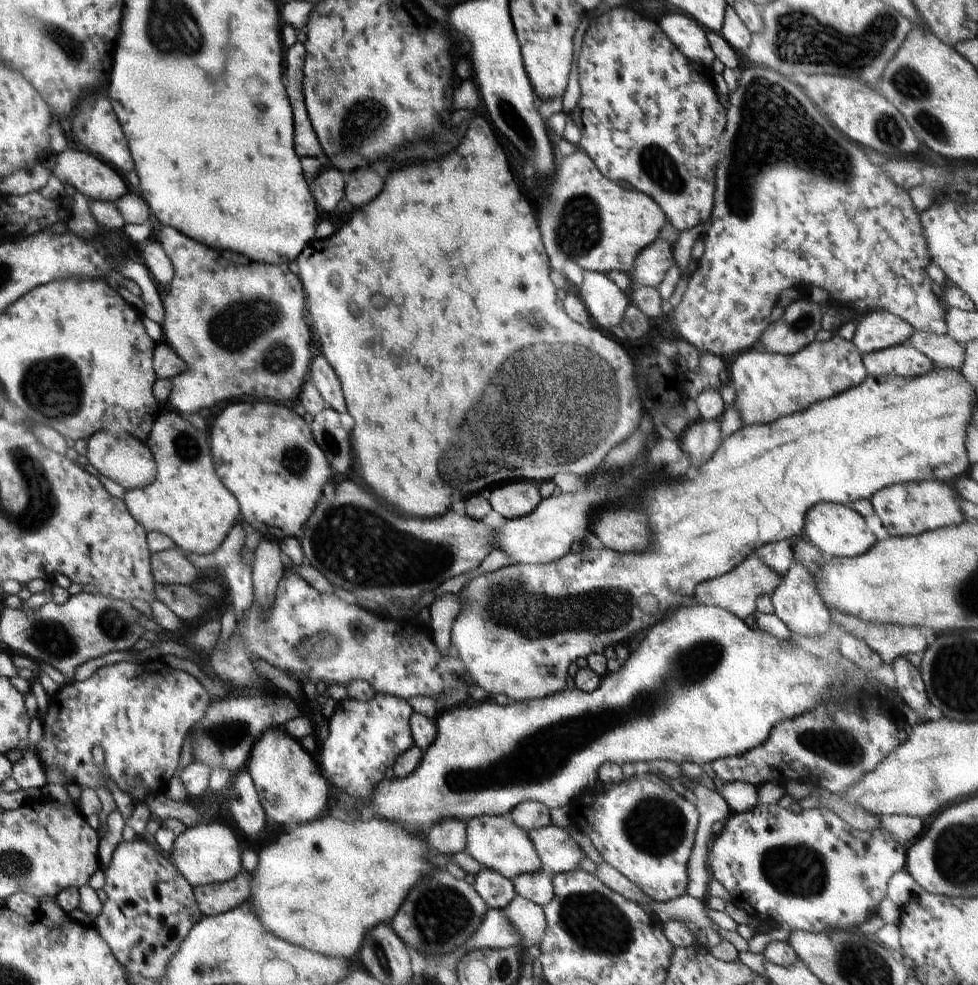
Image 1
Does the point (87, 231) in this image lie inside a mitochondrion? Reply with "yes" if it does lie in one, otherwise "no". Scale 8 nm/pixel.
no

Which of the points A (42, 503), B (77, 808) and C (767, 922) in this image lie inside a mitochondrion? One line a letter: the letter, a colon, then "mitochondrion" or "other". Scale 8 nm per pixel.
A: mitochondrion
B: other
C: other

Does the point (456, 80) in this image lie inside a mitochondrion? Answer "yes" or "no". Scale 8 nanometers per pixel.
no

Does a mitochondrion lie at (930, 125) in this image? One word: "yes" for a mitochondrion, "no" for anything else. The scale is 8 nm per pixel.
yes

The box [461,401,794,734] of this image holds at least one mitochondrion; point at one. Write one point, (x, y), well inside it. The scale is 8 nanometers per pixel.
(597, 608)

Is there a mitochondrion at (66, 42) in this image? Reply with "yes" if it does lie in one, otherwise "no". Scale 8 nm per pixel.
yes

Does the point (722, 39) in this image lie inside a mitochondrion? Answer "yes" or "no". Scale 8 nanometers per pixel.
no

